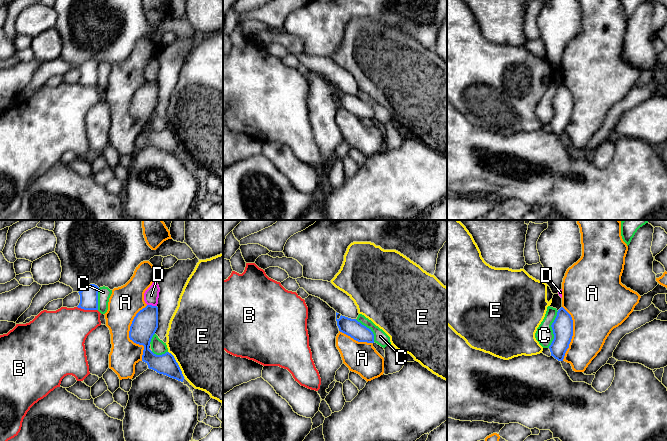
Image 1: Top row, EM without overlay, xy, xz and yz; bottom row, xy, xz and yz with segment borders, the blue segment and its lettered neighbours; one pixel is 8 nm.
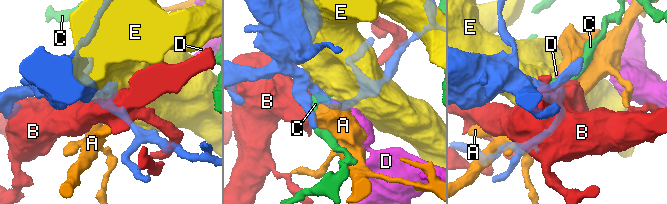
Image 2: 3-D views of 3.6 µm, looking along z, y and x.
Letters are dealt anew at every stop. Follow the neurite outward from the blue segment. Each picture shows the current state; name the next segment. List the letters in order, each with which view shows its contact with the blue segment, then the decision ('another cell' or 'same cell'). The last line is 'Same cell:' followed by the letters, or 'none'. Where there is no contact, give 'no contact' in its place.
A: meets blue in xy; another cell
B: meets blue in xy; another cell
C: meets blue in yz; another cell
D: meets blue in xy; another cell
E: meets blue in xy; another cell
Same cell: none

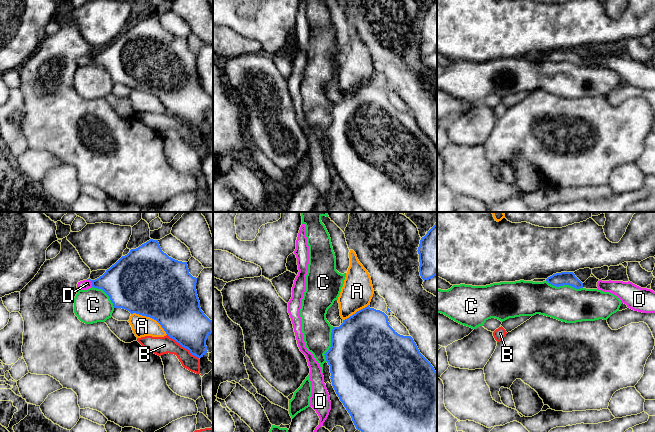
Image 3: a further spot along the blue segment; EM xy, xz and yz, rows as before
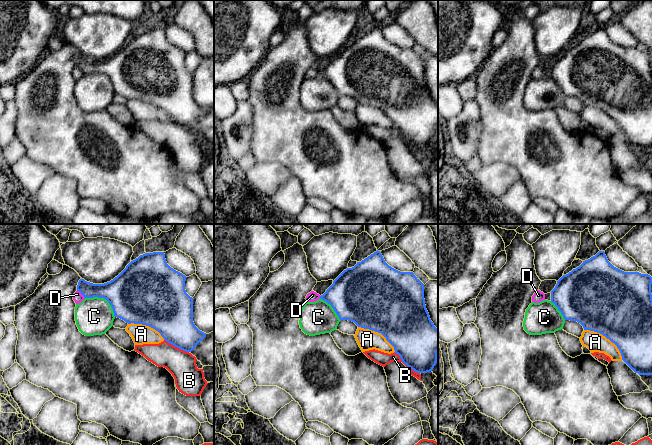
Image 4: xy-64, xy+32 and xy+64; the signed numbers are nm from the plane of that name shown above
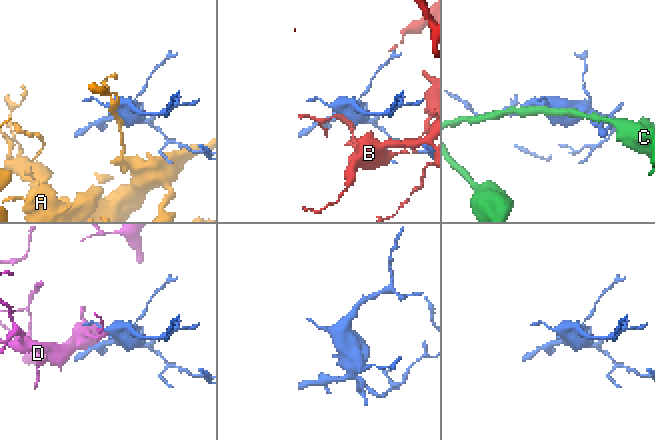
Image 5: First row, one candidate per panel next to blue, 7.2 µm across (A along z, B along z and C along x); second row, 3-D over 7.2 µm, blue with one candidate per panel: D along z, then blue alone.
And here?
A: meets blue in xy; another cell
B: meets blue in xy; another cell
C: meets blue in yz; another cell
D: meets blue in xy; another cell
Same cell: none

